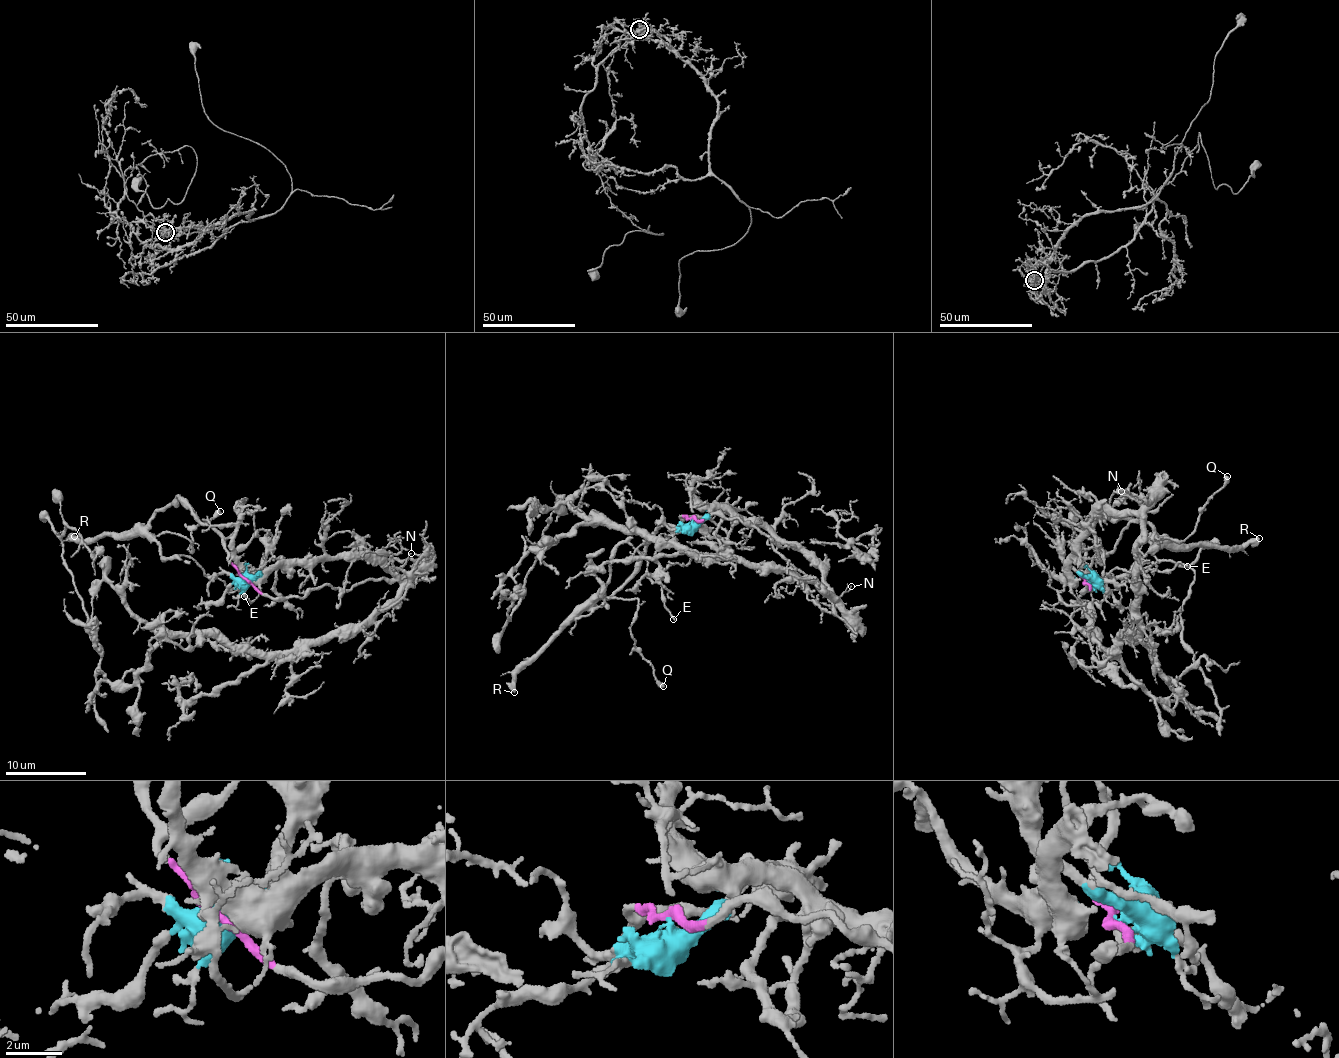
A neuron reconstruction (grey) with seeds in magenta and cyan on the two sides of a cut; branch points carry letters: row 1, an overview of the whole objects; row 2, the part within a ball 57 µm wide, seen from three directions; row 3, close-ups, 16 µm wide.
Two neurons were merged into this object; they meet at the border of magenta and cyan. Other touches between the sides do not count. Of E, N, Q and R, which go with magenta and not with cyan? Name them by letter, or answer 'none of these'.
E, N, Q, R

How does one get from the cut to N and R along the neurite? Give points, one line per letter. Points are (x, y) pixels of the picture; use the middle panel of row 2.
N: (692, 519), (702, 521), (715, 514), (741, 519), (766, 536), (831, 600), (851, 586)
R: (692, 519), (681, 516), (680, 527), (666, 524), (640, 565), (613, 594), (561, 624), (525, 660), (515, 692)

